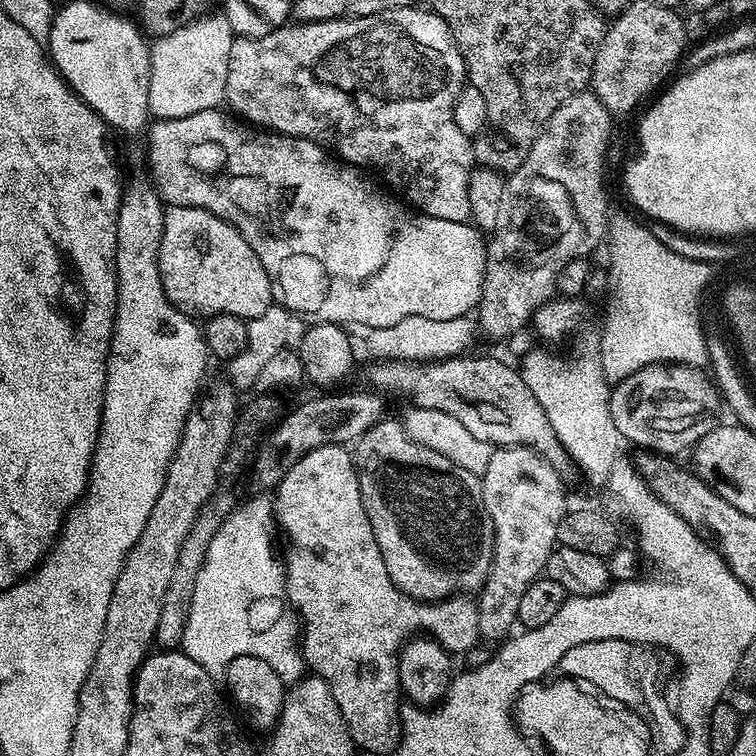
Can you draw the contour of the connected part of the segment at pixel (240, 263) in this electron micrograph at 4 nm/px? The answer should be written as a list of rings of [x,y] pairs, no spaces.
[[[188,202],[176,204],[173,208],[172,205],[165,207],[164,229],[160,243],[160,273],[166,298],[170,298],[172,305],[183,312],[202,316],[200,318],[227,312],[247,322],[262,314],[262,310],[274,303],[273,282],[266,274],[262,262],[258,262],[258,254],[250,250],[246,238],[242,238],[242,234],[233,224],[227,224],[205,208],[193,208]]]

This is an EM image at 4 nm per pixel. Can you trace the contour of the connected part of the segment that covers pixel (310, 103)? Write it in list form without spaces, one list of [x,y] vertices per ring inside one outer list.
[[[395,6],[369,16],[289,22],[265,36],[233,39],[224,91],[227,107],[249,125],[283,136],[301,136],[323,144],[357,169],[373,168],[390,187],[397,188],[392,190],[425,216],[467,221],[474,144],[458,130],[452,113],[456,96],[466,84],[464,59],[443,18],[424,8]]]

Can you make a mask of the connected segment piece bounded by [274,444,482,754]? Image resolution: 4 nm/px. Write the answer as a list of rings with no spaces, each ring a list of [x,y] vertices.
[[[345,445],[318,446],[285,472],[288,473],[279,477],[274,488],[274,515],[279,527],[288,531],[286,587],[289,603],[302,621],[302,652],[304,648],[304,656],[312,667],[309,669],[328,681],[357,745],[363,751],[365,748],[368,752],[391,754],[399,748],[402,735],[401,648],[421,630],[430,630],[445,646],[481,643],[477,601],[464,594],[435,602],[416,600],[391,581],[370,526],[370,509],[360,497],[360,474],[353,453]]]

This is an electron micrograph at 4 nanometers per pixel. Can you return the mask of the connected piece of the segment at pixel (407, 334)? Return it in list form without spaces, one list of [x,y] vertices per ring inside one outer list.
[[[407,316],[392,326],[382,326],[371,329],[366,336],[366,347],[379,360],[447,360],[450,356],[458,356],[469,351],[472,339],[478,336],[478,328],[471,324],[468,316],[459,316],[449,320],[424,318],[422,316]]]

